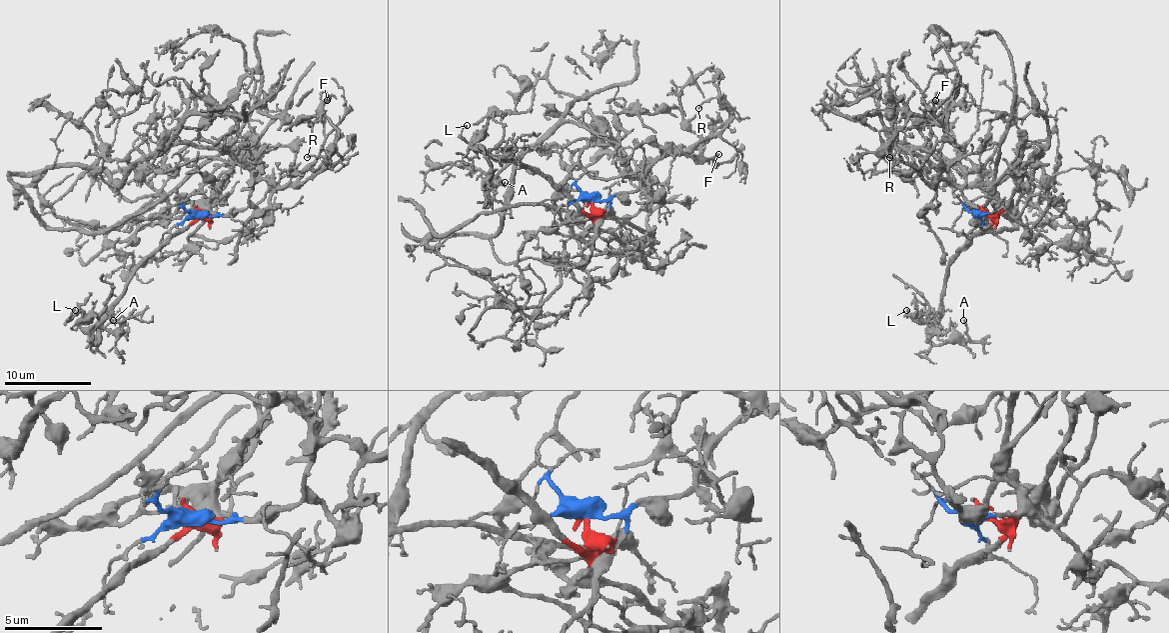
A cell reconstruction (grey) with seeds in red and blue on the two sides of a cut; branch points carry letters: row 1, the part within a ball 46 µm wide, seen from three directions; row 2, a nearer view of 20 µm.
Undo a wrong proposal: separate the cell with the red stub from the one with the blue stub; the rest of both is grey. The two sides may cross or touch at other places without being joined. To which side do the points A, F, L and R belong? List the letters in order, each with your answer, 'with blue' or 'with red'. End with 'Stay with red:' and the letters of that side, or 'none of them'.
A: with red
F: with blue
L: with red
R: with blue
Stay with red: A, L

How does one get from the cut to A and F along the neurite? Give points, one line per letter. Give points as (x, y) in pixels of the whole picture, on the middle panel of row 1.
A: (590, 199), (588, 214), (532, 168), (500, 162), (485, 149), (489, 181), (495, 186), (504, 181)
F: (590, 199), (625, 196), (640, 186), (653, 164), (666, 155), (707, 157), (716, 166), (714, 157), (718, 153)

